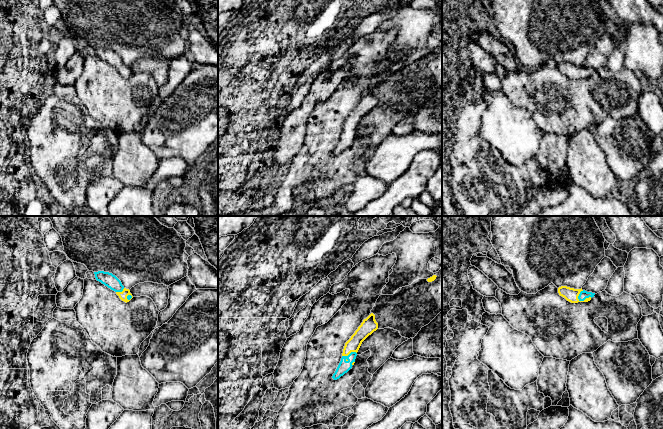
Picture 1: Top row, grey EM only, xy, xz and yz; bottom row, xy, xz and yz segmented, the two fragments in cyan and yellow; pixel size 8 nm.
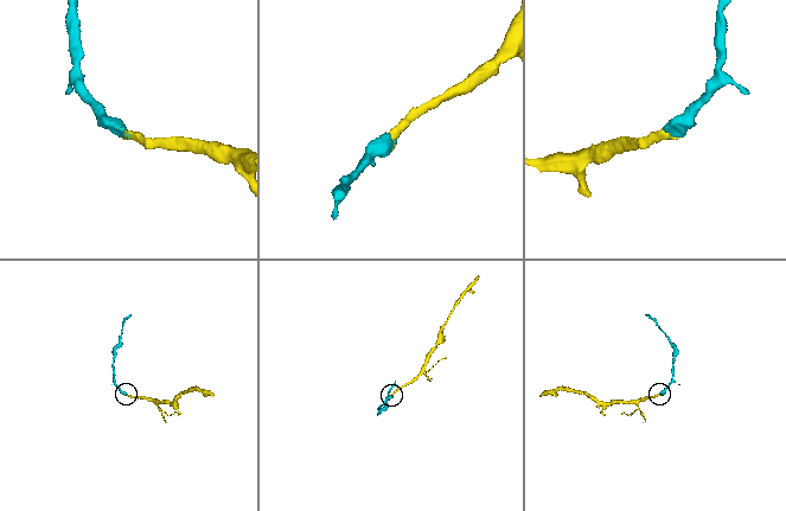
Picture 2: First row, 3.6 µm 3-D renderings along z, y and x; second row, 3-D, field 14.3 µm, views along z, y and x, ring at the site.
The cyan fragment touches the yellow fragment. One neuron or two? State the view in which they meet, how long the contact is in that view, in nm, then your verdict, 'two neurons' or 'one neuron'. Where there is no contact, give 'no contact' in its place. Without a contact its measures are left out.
yz | 120 nm | one neuron

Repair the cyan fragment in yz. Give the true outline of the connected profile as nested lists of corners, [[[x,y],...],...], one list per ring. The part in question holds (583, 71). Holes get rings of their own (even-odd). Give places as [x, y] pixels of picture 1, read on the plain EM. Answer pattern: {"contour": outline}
{"contour": [[[561,62],[558,64],[560,72],[564,73],[571,79],[588,78],[594,73],[595,69],[587,68],[581,65],[574,65],[567,62]]]}

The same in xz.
{"contour": [[[371,89],[345,119],[341,137],[332,152],[334,156],[339,155],[352,144],[362,118],[377,105],[378,99],[375,96],[375,91]]]}

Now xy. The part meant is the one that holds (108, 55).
{"contour": [[[98,47],[94,48],[97,57],[101,58],[111,66],[115,67],[119,74],[124,78],[129,78],[133,72],[129,65],[126,65],[121,57],[112,49]]]}

